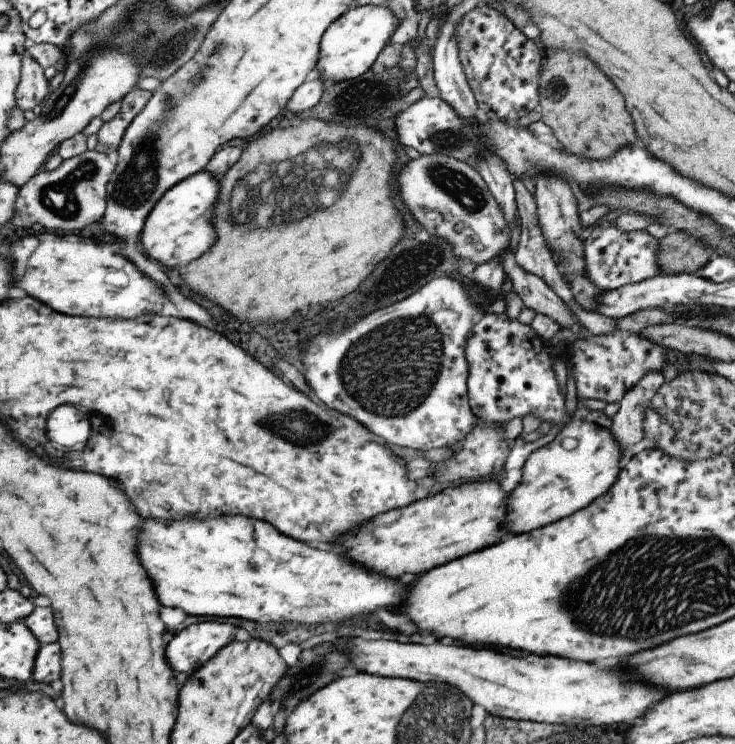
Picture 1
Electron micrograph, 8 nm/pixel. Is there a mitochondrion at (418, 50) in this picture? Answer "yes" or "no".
no

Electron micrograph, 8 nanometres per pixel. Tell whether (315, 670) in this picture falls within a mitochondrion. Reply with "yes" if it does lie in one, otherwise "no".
yes

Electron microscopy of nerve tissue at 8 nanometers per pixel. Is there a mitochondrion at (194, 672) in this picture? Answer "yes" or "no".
no

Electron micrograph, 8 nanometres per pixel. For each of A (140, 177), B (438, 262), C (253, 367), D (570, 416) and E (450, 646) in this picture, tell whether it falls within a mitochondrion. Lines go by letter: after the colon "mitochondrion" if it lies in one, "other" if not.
A: mitochondrion
B: mitochondrion
C: other
D: other
E: other

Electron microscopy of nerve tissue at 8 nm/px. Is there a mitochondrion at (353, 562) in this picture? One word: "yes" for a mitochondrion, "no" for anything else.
no

